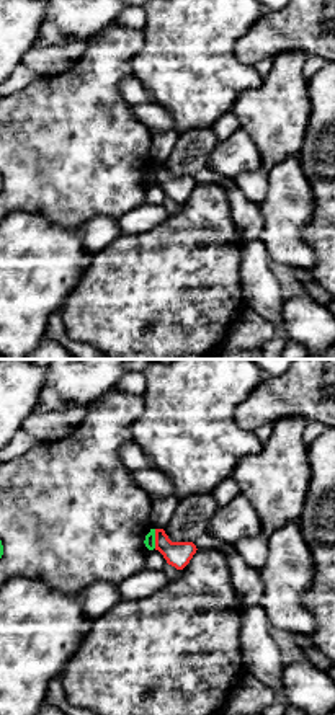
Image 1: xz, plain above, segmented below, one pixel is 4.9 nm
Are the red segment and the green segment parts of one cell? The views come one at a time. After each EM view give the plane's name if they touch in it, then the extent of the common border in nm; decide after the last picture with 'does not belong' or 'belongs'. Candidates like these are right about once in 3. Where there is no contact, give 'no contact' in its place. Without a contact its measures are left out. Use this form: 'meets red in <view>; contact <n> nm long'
meets red in xz; contact 100 nm long

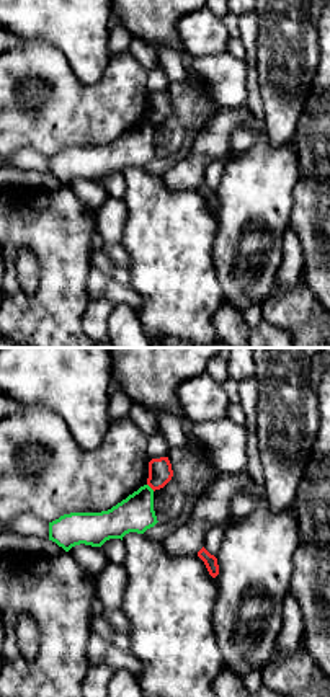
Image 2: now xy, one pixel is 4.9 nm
meets red in xy; contact 50 nm long

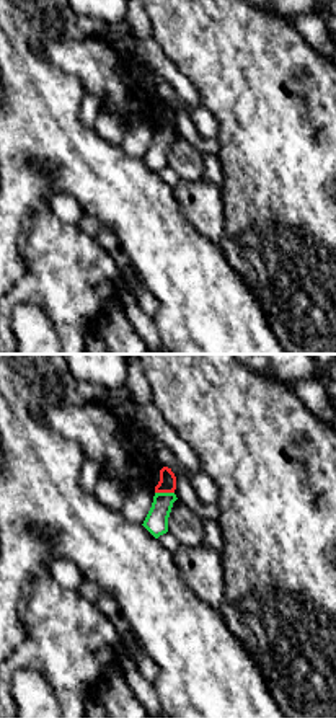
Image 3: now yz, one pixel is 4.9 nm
meets red in yz; contact 100 nm long

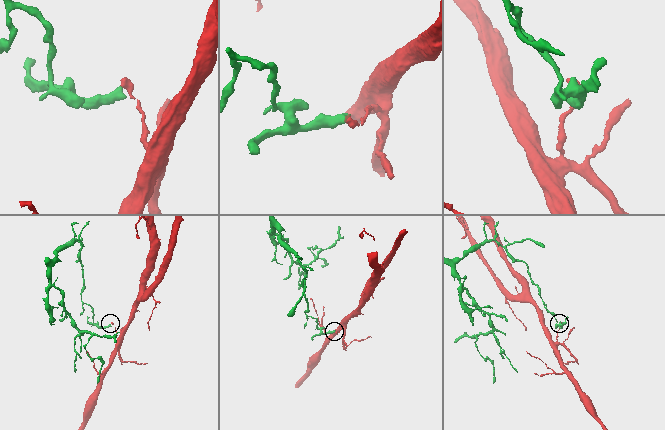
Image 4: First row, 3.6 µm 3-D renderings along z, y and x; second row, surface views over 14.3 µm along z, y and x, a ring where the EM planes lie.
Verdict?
does not belong

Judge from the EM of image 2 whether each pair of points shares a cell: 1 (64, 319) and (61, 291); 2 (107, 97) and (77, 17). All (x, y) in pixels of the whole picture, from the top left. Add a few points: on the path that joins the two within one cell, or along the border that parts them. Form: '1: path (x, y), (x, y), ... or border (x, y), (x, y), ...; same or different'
1: path (61, 312), (61, 297); same
2: border (111, 56), (92, 84), (84, 84), (66, 61); different

